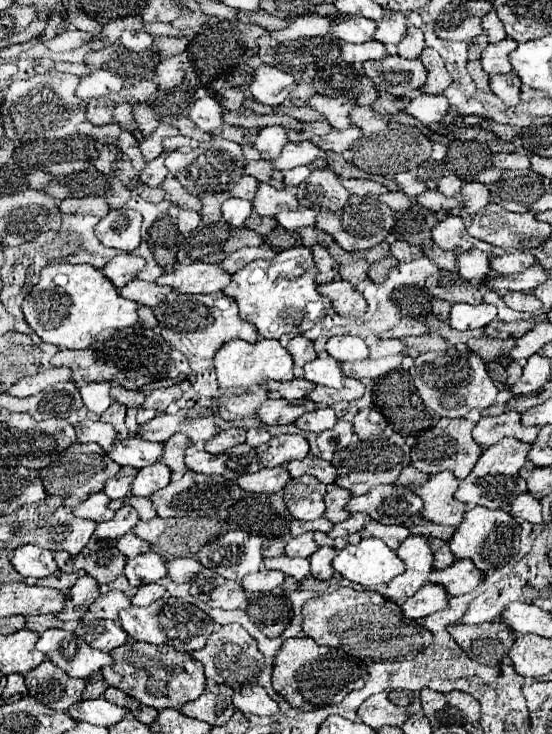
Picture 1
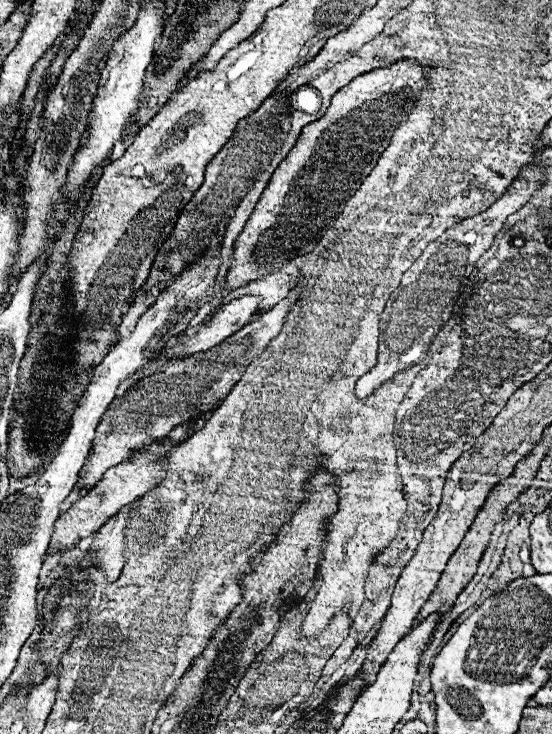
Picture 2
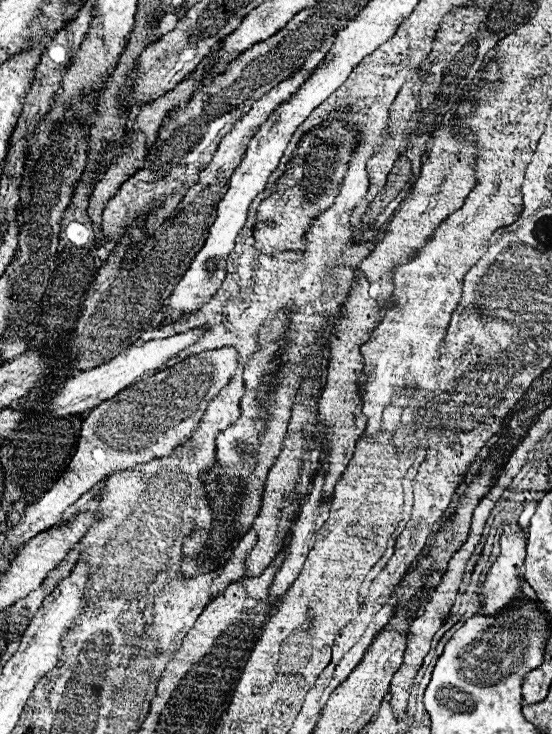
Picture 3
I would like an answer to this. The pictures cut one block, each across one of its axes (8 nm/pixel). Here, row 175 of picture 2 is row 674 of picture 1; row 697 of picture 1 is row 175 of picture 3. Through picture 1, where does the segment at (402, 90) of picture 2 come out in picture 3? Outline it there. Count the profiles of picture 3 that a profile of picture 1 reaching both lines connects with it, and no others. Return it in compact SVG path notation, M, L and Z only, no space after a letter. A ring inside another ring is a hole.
M332 112L324 124L312 128L300 138L286 172L276 182L274 192L260 202L254 224L254 246L262 254L278 254L286 250L304 252L304 236L312 226L312 220L334 204L346 174L346 166L352 158L352 152L358 148L358 130L342 126L336 116L342 116L342 112Z

